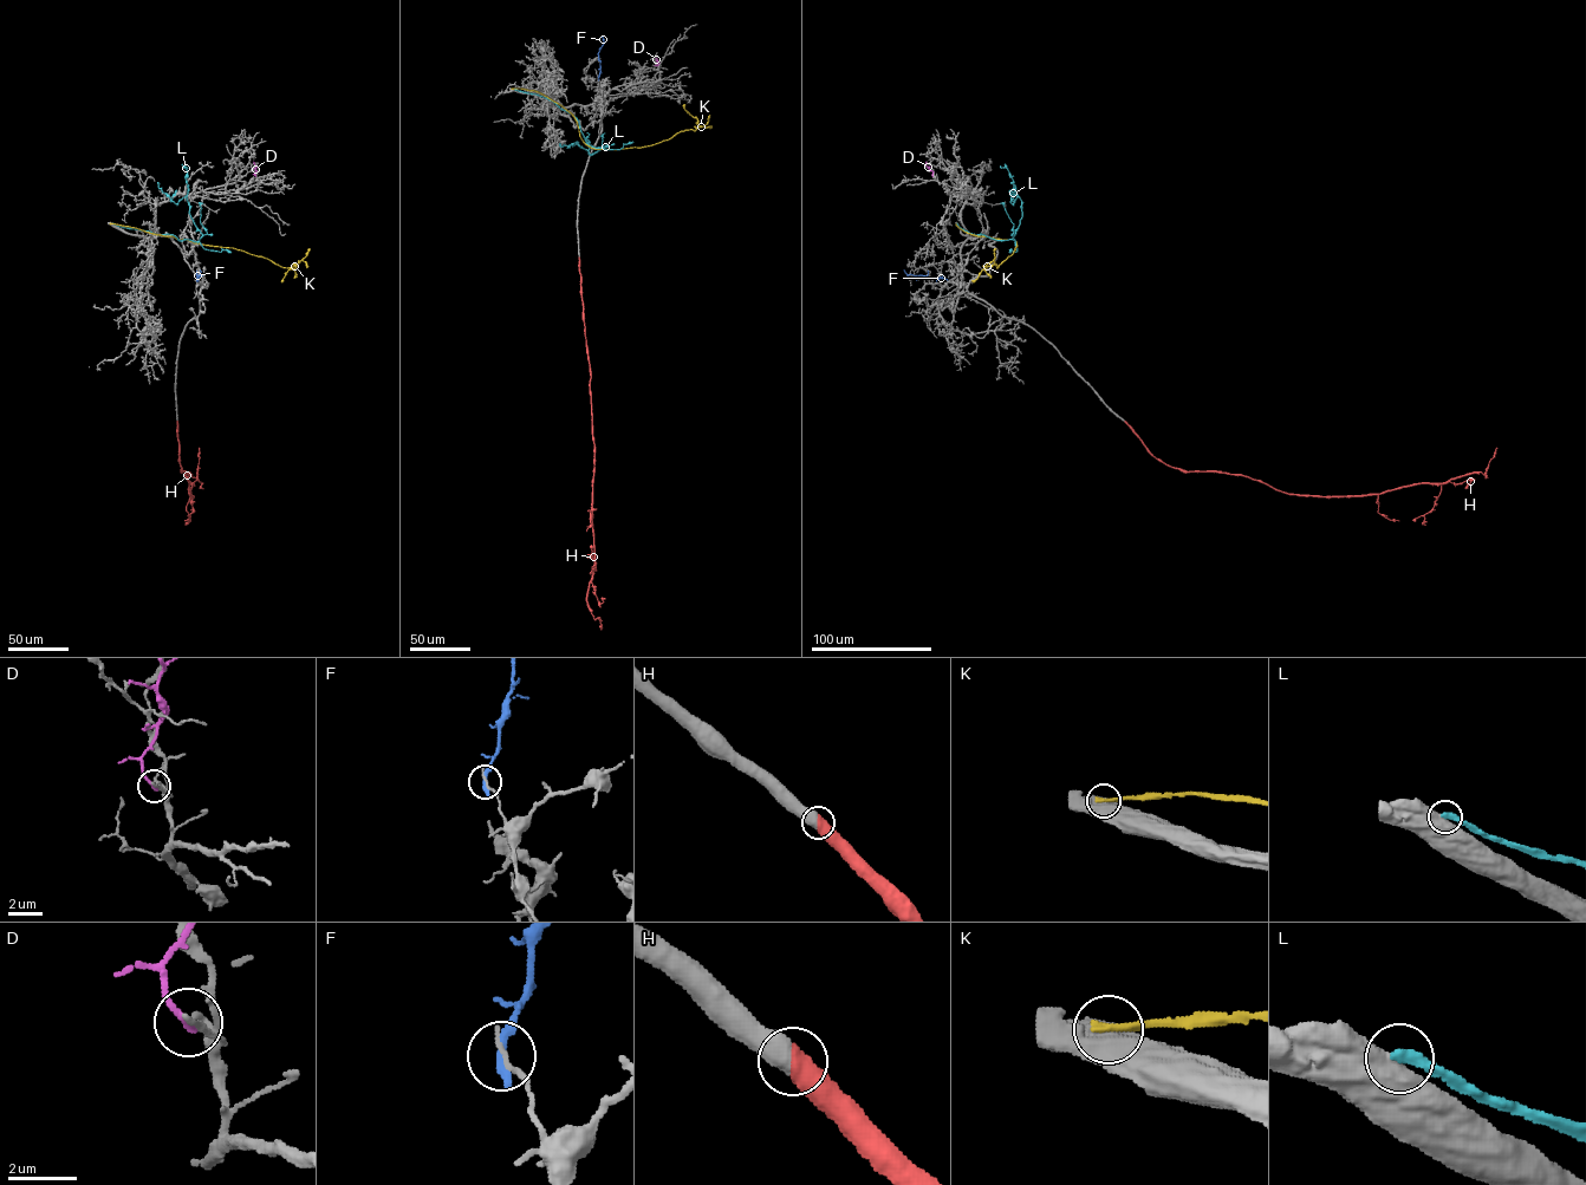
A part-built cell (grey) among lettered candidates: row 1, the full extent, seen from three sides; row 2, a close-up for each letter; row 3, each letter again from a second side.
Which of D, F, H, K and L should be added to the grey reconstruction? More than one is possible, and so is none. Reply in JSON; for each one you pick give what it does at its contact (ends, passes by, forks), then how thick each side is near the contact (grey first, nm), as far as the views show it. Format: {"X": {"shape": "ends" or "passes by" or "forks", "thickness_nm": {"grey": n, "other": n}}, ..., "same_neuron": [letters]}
{"H": {"shape": "ends", "thickness_nm": {"grey": 600, "other": 600}}, "same_neuron": ["H"]}

